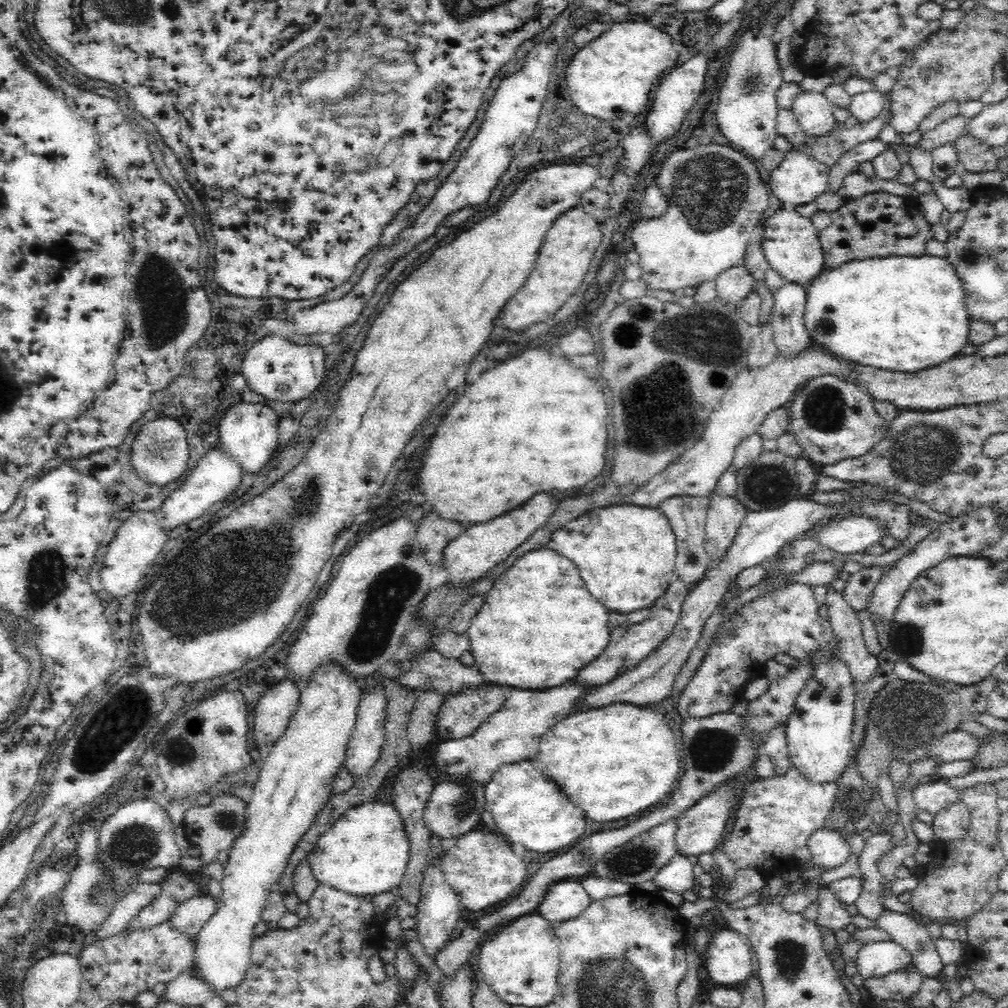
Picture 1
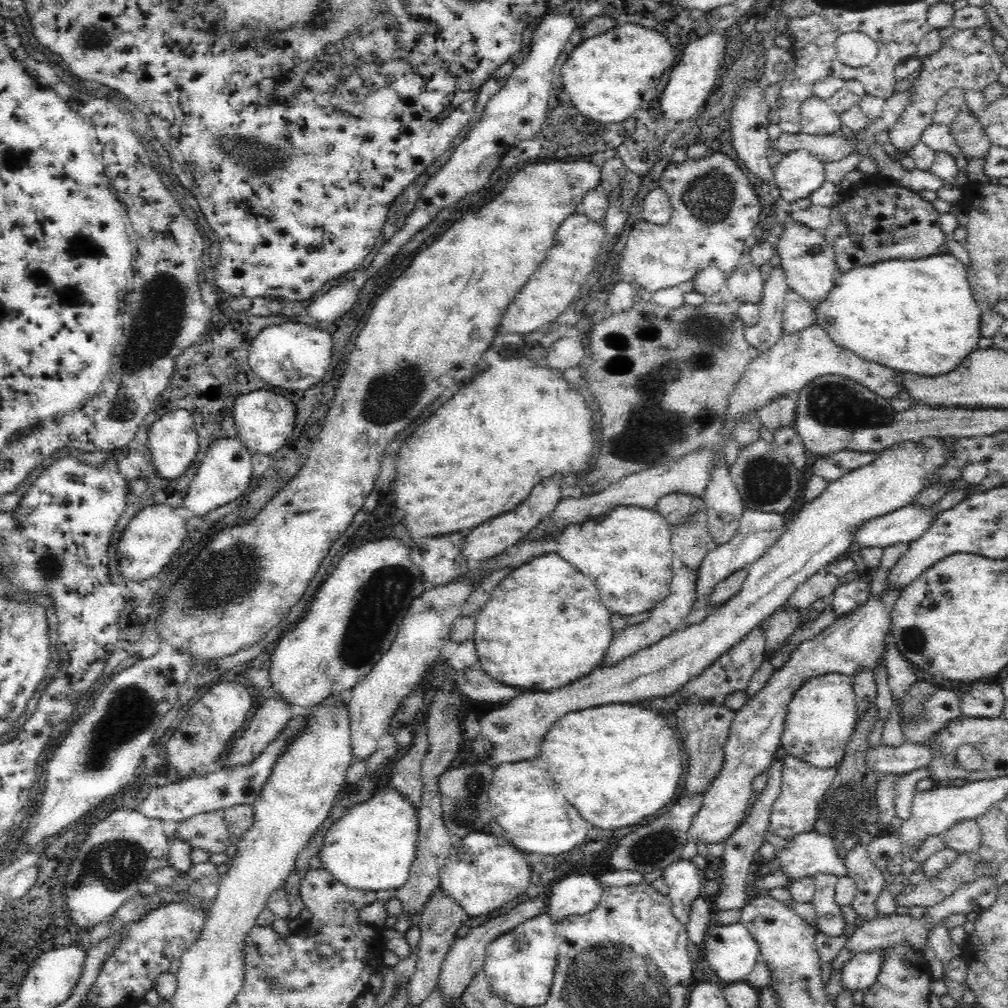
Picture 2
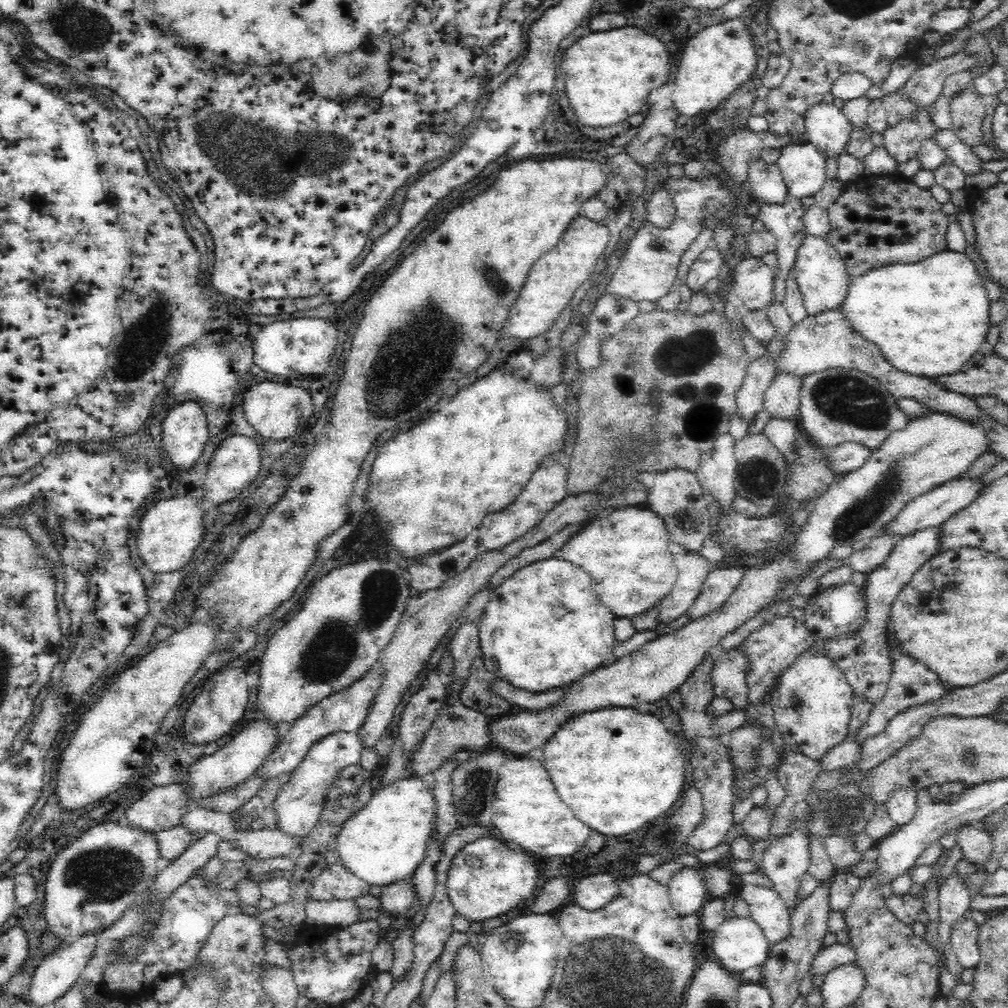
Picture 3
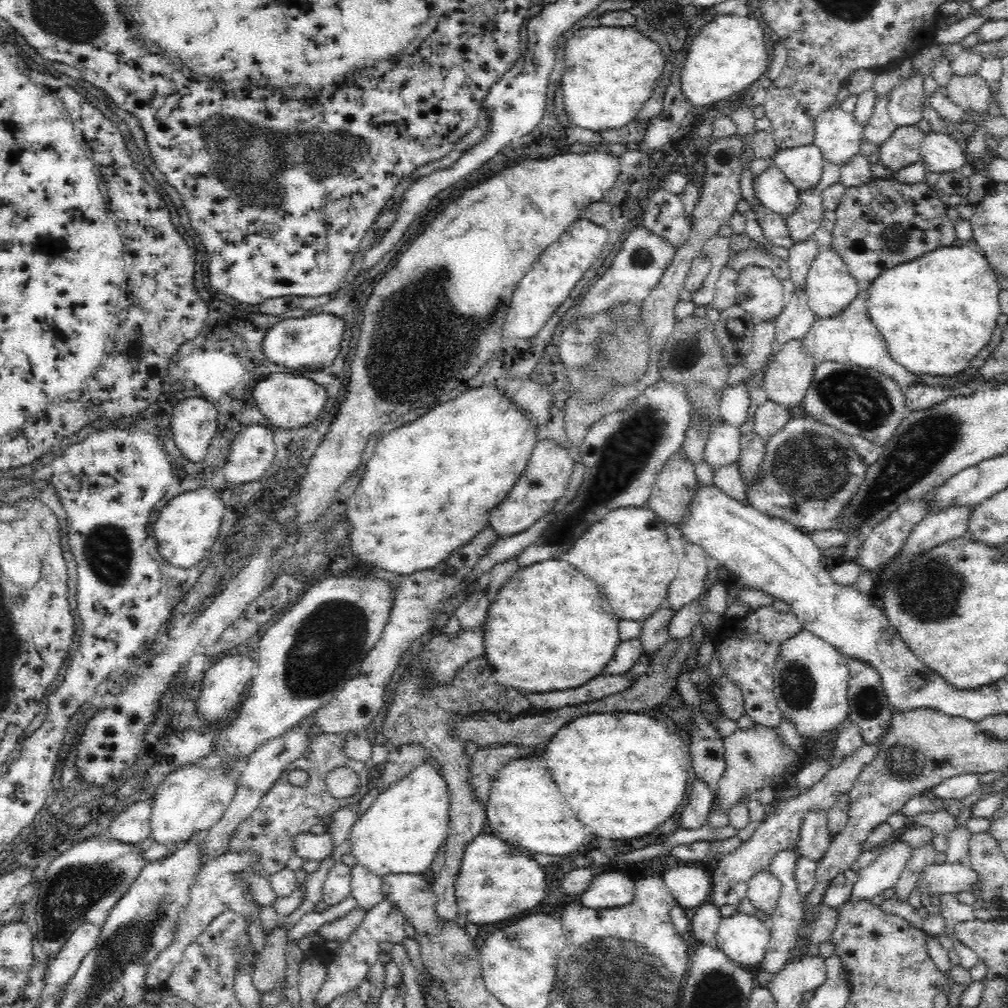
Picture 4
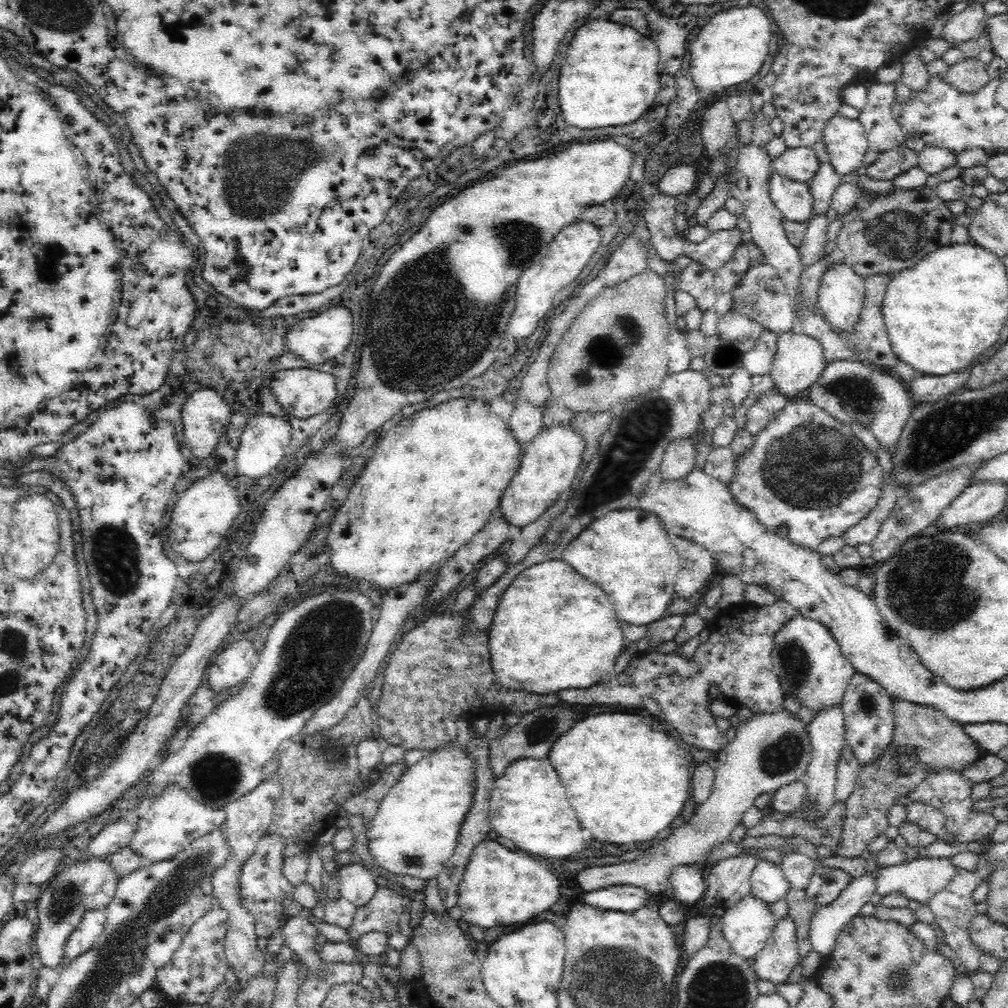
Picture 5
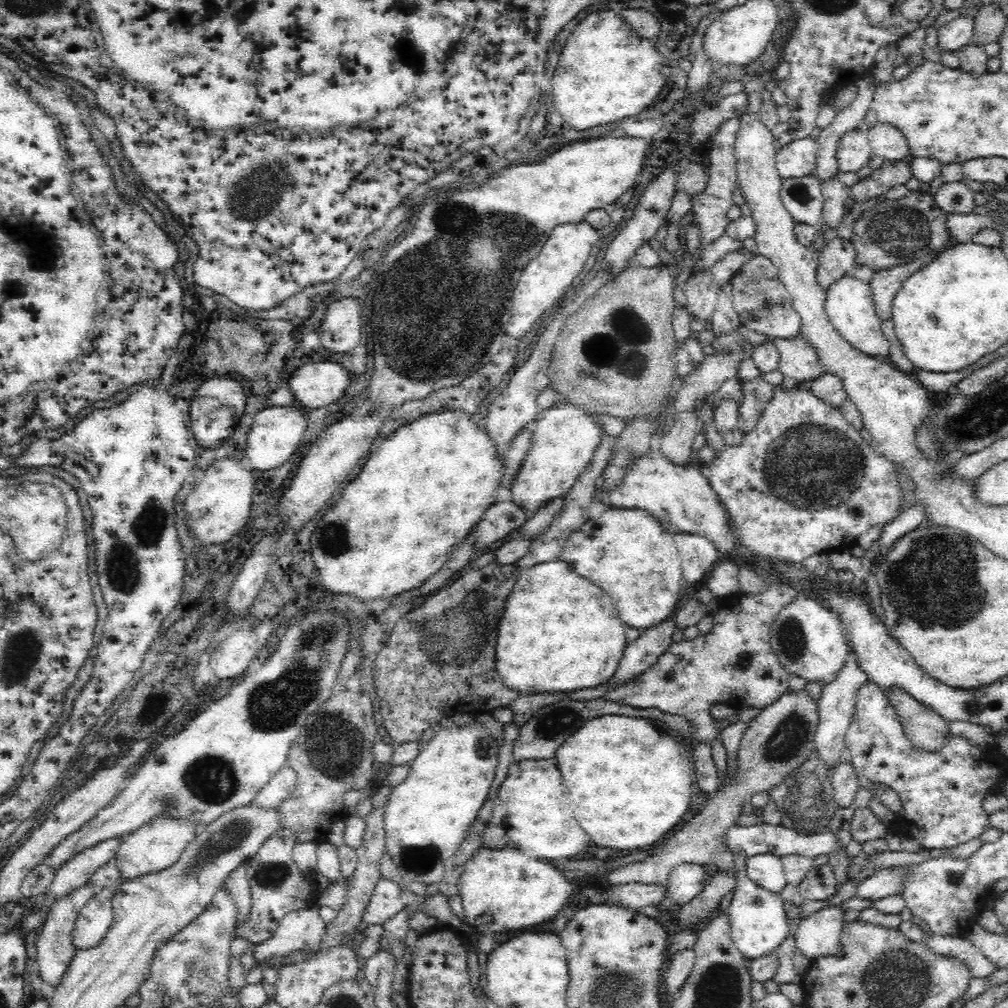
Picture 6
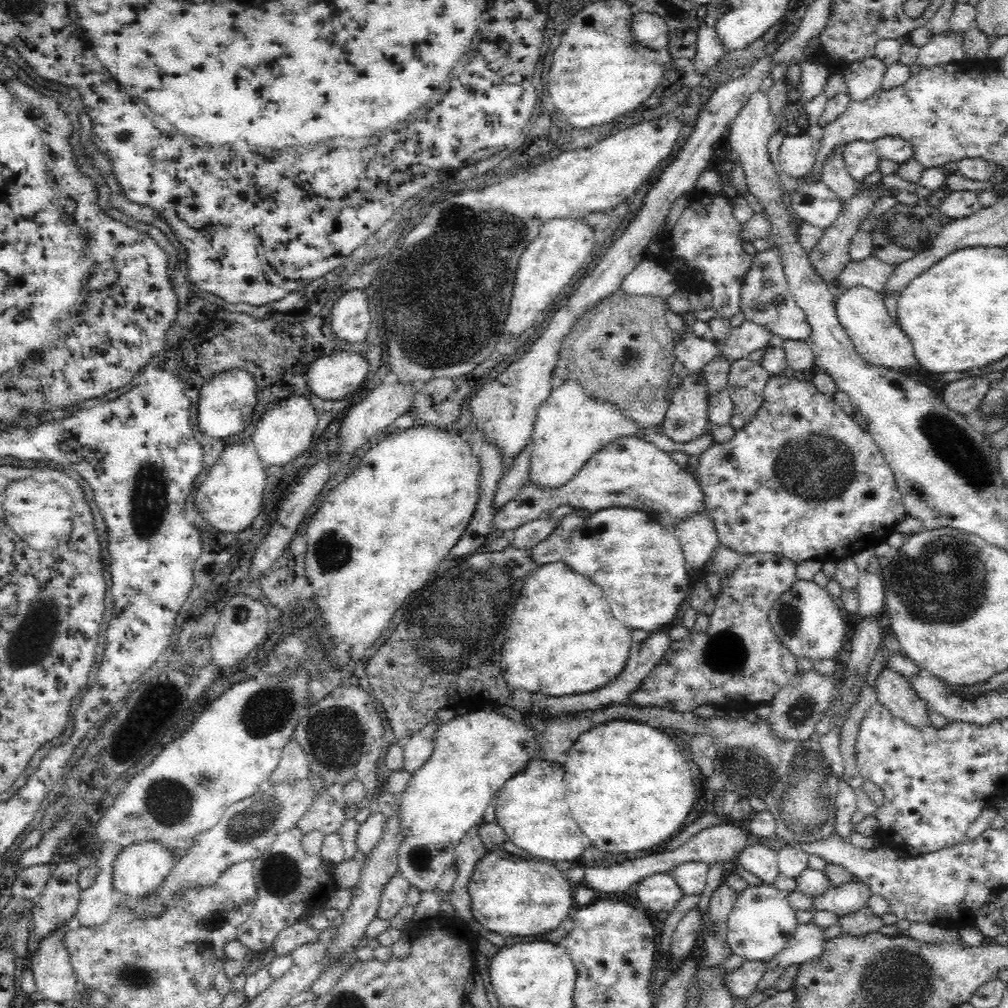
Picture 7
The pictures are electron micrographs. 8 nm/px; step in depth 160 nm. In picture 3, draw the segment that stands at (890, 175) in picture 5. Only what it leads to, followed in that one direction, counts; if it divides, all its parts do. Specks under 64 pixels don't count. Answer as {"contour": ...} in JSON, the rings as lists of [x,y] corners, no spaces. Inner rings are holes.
{"contour":[[[921,107],[918,114],[914,114],[912,118],[888,127],[883,132],[882,146],[897,164],[904,164],[916,158],[922,142],[932,139],[935,134],[936,126],[930,117],[930,112]]]}

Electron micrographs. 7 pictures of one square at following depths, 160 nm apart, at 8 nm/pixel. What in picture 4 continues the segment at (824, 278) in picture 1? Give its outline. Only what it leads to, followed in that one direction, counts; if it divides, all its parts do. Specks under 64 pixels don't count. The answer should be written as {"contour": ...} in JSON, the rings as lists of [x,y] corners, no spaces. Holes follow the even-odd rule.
{"contour":[[[953,244],[882,272],[870,283],[868,315],[886,338],[890,356],[908,372],[953,376],[990,342],[1002,313],[1000,291],[985,255],[966,244]]]}

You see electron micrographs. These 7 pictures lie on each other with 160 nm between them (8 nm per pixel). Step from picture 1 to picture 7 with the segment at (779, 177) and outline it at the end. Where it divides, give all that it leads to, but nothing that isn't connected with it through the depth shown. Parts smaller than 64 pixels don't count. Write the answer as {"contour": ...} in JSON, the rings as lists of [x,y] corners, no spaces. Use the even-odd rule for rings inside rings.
{"contour":[[[806,132],[794,136],[785,133],[778,155],[782,170],[792,178],[802,178],[814,164],[817,146]]]}

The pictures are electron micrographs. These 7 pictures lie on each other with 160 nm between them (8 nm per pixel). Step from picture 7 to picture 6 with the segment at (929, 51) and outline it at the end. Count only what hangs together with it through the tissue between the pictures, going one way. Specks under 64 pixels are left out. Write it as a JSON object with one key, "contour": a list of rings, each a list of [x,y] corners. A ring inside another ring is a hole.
{"contour":[[[972,12],[962,14],[941,26],[937,34],[938,46],[936,51],[943,55],[944,52],[956,52],[971,43],[973,40],[974,23],[975,20]]]}

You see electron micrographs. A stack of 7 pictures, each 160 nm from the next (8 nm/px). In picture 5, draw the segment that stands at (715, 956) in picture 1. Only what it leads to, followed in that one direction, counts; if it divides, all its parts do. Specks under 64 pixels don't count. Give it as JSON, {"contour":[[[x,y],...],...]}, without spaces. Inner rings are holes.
{"contour":[[[750,893],[725,910],[718,926],[733,951],[752,960],[767,946],[777,922],[770,912],[769,904]]]}

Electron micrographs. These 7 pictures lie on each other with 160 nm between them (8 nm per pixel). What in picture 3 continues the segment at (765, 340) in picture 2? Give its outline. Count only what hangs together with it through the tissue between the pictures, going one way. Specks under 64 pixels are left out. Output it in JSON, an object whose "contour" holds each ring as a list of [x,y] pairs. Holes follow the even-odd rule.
{"contour":[[[794,200],[778,205],[760,204],[759,210],[757,218],[776,235],[777,240],[774,253],[777,256],[778,267],[774,272],[774,301],[771,305],[775,307],[784,300],[787,272],[796,262],[798,248],[808,235],[804,224],[806,208],[801,200]]]}

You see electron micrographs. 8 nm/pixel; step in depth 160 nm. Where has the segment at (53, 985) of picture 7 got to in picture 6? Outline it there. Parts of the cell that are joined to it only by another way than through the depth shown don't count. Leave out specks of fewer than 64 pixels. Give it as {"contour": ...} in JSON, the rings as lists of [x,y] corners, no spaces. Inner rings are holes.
{"contour":[[[86,884],[80,891],[74,892],[65,898],[59,899],[55,904],[50,906],[50,912],[44,925],[42,926],[42,932],[40,937],[36,940],[37,945],[37,958],[36,965],[39,970],[39,977],[46,982],[48,986],[52,988],[58,988],[60,986],[60,980],[64,978],[64,974],[68,970],[68,966],[78,950],[75,948],[72,942],[73,931],[75,928],[75,922],[77,920],[78,912],[86,905],[86,902],[96,894],[96,890],[92,890],[90,885]]]}

